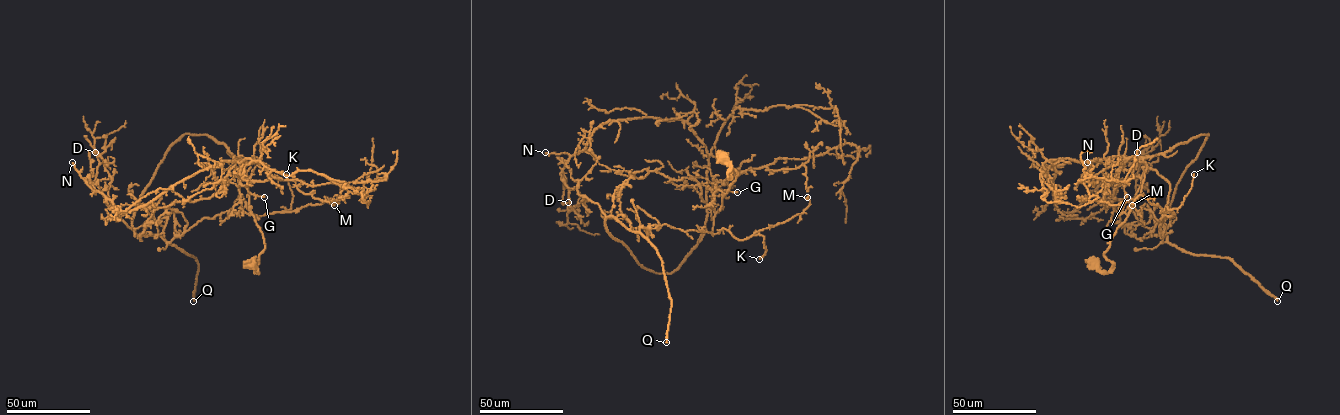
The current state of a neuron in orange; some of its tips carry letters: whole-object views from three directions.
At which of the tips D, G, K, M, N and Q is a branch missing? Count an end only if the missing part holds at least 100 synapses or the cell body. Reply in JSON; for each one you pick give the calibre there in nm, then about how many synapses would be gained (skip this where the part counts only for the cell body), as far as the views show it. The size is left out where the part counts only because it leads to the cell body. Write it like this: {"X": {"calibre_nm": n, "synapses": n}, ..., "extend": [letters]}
{"Q": {"calibre_nm": 440, "synapses": 550}, "extend": ["Q"]}

